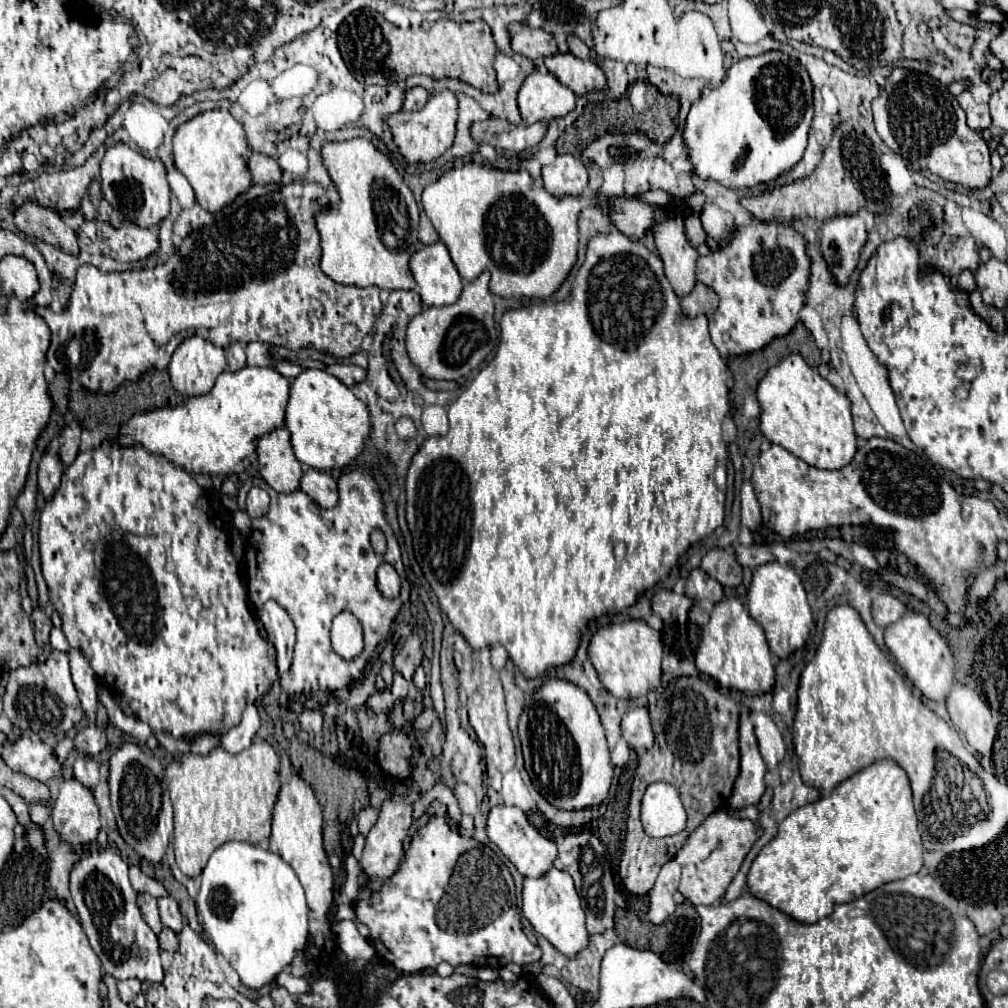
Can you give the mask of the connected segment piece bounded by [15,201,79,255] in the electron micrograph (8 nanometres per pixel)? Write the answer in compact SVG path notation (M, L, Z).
M29 201L15 211L15 225L23 235L49 245L59 245L65 253L79 253L77 233L53 209Z

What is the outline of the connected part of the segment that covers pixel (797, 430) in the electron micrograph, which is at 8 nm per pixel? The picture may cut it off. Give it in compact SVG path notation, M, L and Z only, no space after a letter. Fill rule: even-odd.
M789 355L779 365L771 367L767 375L759 381L757 399L761 405L761 433L775 445L785 447L805 463L819 467L819 469L841 469L845 467L855 451L857 451L857 437L853 431L851 419L851 403L845 393L835 391L835 387L819 375L817 369L809 367L801 355Z

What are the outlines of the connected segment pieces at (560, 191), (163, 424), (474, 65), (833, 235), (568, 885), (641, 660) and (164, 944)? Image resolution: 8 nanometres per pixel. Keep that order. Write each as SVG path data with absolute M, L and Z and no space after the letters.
M557 155L553 165L543 167L545 189L555 197L579 197L587 187L587 169L573 155Z
M245 365L239 373L231 373L229 369L217 377L215 387L207 395L189 397L181 407L163 407L143 415L131 417L127 425L119 429L117 435L111 435L119 441L119 445L135 445L141 443L147 451L165 455L175 465L183 467L185 471L193 473L207 473L207 475L239 475L251 467L257 459L257 441L259 437L271 433L277 427L285 425L285 407L289 397L289 379L277 373L273 367L249 367Z
M361 9L361 11L351 13L339 29L345 29L345 31L339 31L339 49L343 53L343 59L347 61L349 71L357 75L357 57L359 57L359 81L363 81L365 85L389 85L389 83L397 83L399 79L405 81L411 75L429 75L433 79L443 79L443 77L459 79L483 93L499 91L499 83L497 83L495 69L493 69L493 61L497 57L497 45L493 41L489 25L483 19L477 19L471 23L439 19L437 23L429 27L429 31L425 29L405 29L403 31L391 25L381 13L373 9Z
M837 215L821 227L821 255L837 285L847 285L865 247L867 231L859 215Z
M551 867L543 877L525 877L523 879L523 905L521 911L533 929L543 935L557 951L567 957L575 957L589 943L589 933L585 929L585 913L581 899L575 891L573 879L567 871Z
M627 621L599 629L589 643L589 657L603 687L615 697L637 699L661 685L663 641L661 633L651 629L645 621Z
M163 927L163 929L161 929L161 933L159 933L159 945L161 945L161 949L165 949L165 951L173 953L173 951L179 947L177 935L175 935L171 929Z

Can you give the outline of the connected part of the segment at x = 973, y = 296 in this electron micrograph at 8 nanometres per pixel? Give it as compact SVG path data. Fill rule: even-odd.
M977 289L969 293L969 305L979 317L983 317L983 321L987 321L987 325L991 325L991 329L995 329L997 333L1005 333L1005 313L995 307L985 305Z

